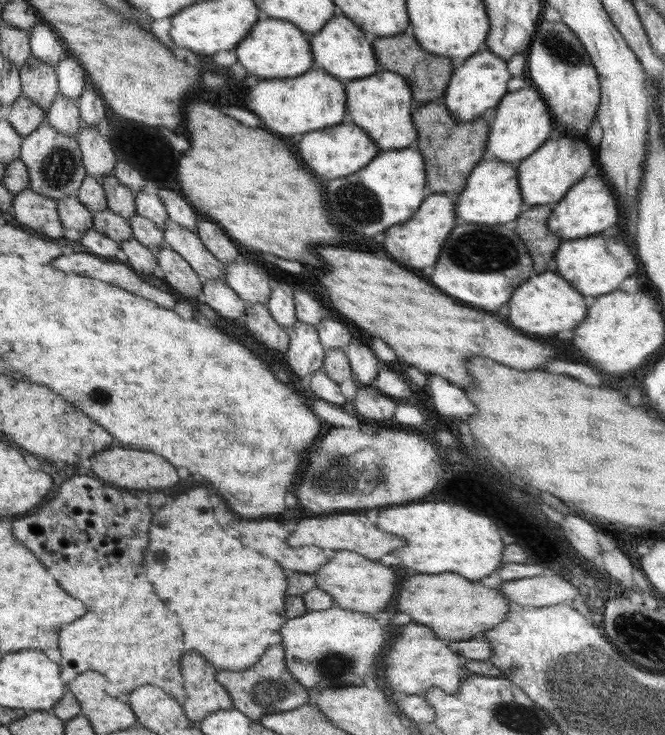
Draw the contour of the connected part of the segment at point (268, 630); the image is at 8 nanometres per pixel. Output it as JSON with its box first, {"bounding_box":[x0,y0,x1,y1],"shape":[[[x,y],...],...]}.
{"bounding_box":[146,488,288,671],"shape":[[[192,488],[188,492],[180,494],[174,499],[172,505],[164,505],[158,512],[154,513],[154,528],[150,528],[150,548],[148,552],[152,551],[152,556],[146,554],[146,580],[150,580],[154,584],[154,590],[158,592],[158,596],[162,596],[162,600],[166,600],[166,604],[170,604],[170,608],[174,608],[174,614],[180,620],[180,632],[184,634],[184,654],[187,650],[194,651],[194,648],[190,648],[190,640],[196,642],[196,652],[200,656],[204,656],[206,660],[210,660],[210,664],[214,664],[214,669],[218,671],[242,671],[254,666],[260,656],[265,653],[266,648],[273,644],[278,644],[282,640],[282,635],[278,630],[284,626],[284,620],[288,619],[284,616],[284,602],[288,596],[286,596],[286,576],[284,576],[284,570],[260,556],[258,552],[254,550],[248,550],[240,544],[240,540],[232,538],[230,534],[226,534],[220,524],[214,520],[214,512],[212,512],[212,504],[210,504],[210,490],[208,488]]]}

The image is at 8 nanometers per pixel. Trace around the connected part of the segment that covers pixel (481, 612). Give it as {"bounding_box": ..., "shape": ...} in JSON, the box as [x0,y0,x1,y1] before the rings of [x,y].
{"bounding_box":[396,574,512,641],"shape":[[[414,574],[402,578],[402,588],[398,590],[396,600],[398,612],[408,614],[412,622],[428,626],[440,640],[447,641],[465,641],[483,636],[485,630],[501,623],[512,607],[498,588],[494,590],[458,574]]]}

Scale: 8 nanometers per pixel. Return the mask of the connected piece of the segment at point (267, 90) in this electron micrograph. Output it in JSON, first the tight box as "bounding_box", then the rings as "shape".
{"bounding_box":[242,67,348,136],"shape":[[[316,67],[295,78],[260,80],[254,88],[242,94],[244,106],[260,118],[262,128],[278,136],[306,134],[339,125],[344,122],[348,107],[345,82]]]}

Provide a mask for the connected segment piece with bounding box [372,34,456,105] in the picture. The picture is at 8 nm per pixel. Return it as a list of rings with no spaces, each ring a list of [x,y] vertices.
[[[405,34],[372,38],[372,43],[380,69],[397,72],[398,75],[406,78],[412,88],[416,105],[429,103],[444,96],[456,67],[453,60],[426,52],[418,44],[416,37]]]

